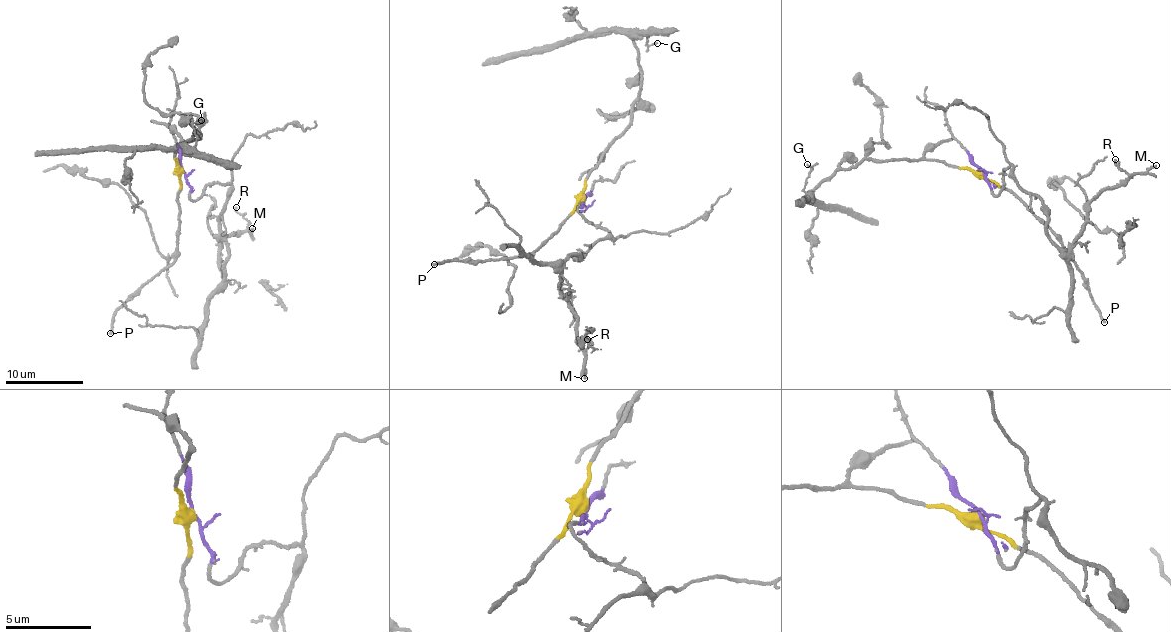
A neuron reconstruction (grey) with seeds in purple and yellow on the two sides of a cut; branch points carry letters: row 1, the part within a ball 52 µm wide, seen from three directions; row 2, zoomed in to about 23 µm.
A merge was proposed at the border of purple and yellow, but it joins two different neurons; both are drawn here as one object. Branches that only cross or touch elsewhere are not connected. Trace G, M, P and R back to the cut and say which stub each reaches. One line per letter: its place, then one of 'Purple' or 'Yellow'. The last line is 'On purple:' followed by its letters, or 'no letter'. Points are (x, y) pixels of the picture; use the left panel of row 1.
G: Place: (201, 120). Yellow
M: Place: (252, 228). Purple
P: Place: (110, 333). Yellow
R: Place: (236, 207). Purple
On purple: M, R

